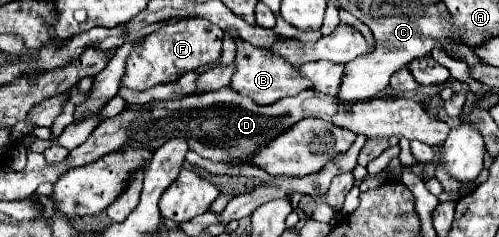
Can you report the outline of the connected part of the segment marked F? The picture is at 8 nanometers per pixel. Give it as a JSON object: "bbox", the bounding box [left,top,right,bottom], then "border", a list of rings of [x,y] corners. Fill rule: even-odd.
{"bbox":[121,18,223,92],"border":[[[189,18],[189,20],[171,20],[145,36],[137,48],[133,48],[133,54],[129,54],[129,60],[125,62],[125,76],[121,78],[121,86],[127,86],[131,90],[143,92],[157,84],[169,84],[175,82],[181,74],[205,68],[209,64],[219,62],[221,56],[221,38],[223,30],[209,20],[203,18]]]}

